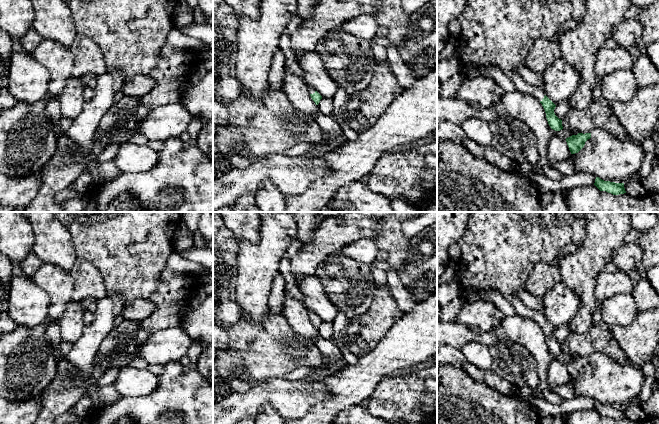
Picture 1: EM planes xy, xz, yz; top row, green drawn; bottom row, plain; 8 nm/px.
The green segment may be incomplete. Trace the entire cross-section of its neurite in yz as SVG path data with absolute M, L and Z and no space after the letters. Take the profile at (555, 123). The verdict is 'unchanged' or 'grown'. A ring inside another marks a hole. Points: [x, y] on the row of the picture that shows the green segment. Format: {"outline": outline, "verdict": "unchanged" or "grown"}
{"outline": "M468 0L464 12L458 17L461 25L458 57L463 67L474 65L501 69L512 80L517 91L533 95L540 101L551 129L560 131L563 126L562 120L554 113L556 105L546 96L544 90L526 83L517 73L517 69L525 65L529 50L537 40L552 39L561 24L568 20L573 19L580 22L585 15L586 3L587 0Z", "verdict": "grown"}

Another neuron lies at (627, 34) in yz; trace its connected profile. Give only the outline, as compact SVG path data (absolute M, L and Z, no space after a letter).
M638 18L623 19L623 21L612 29L612 38L625 49L636 47L644 28Z

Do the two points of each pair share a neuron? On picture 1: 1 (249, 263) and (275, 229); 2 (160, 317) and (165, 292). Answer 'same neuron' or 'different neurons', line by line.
1: same neuron
2: same neuron

